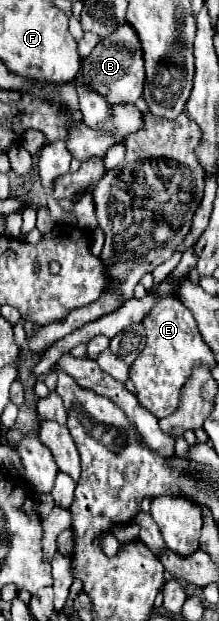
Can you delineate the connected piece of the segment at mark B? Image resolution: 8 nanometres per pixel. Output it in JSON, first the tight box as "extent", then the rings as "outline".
{"extent":[83,23,145,105],"outline":[[[129,23],[119,25],[111,37],[105,37],[101,45],[97,45],[97,49],[93,49],[93,53],[83,59],[83,69],[85,77],[93,81],[93,87],[99,93],[105,93],[105,99],[111,105],[113,101],[135,103],[143,95],[143,85],[145,85],[145,61],[137,31]]]}

